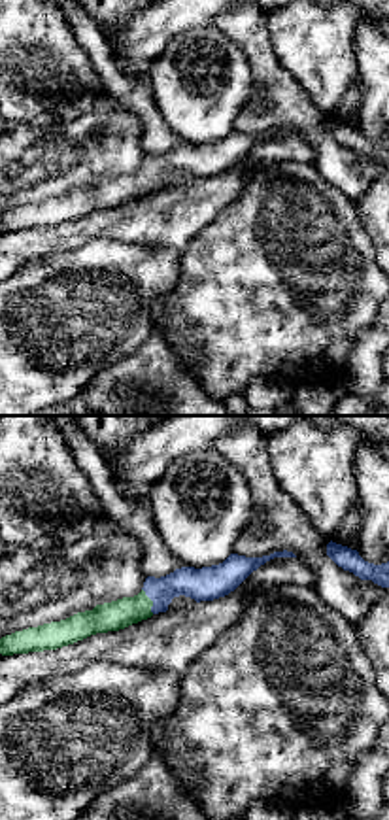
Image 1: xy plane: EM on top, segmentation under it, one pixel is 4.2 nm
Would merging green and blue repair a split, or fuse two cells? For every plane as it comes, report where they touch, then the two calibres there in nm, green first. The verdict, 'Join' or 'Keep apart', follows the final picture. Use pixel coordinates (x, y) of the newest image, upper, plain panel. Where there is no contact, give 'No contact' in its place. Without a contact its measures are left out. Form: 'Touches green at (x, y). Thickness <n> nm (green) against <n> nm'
Touches green at (152, 178). Thickness 130 nm (green) against 140 nm

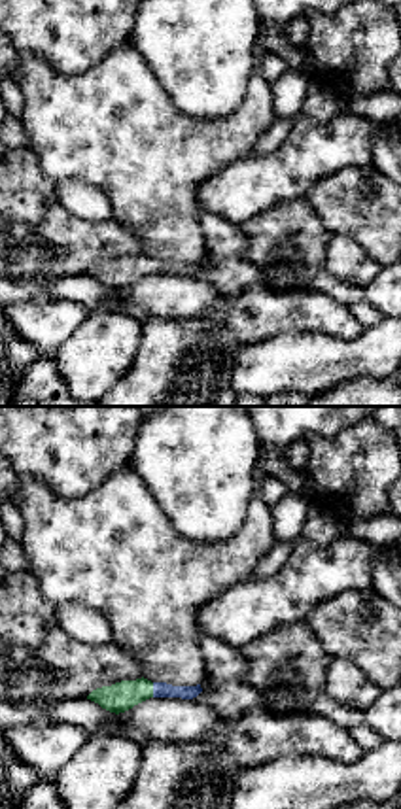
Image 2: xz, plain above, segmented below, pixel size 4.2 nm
Touches green at (152, 267). Thickness 130 nm (green) against 60 nm

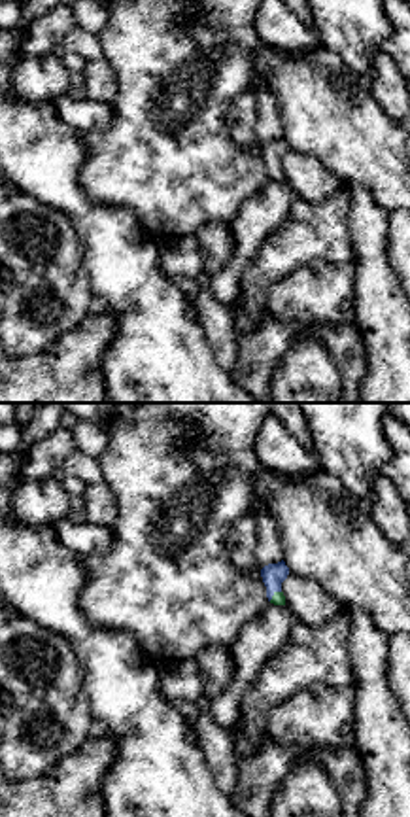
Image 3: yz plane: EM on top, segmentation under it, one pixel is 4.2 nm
Touches green at (274, 171). Thickness 60 nm (green) against 100 nm

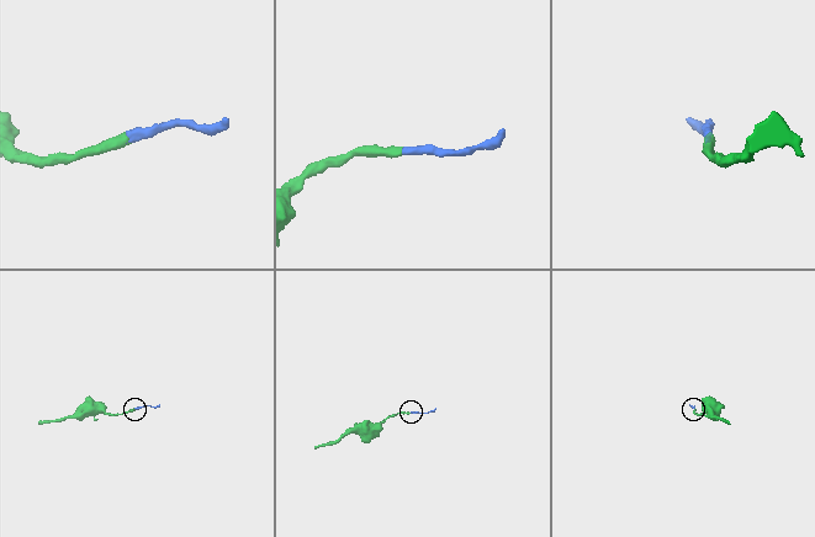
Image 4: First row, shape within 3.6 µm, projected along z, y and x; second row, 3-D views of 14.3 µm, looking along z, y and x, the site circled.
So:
Join

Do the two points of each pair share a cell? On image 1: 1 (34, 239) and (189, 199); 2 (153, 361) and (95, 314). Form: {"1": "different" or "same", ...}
{"1": "same", "2": "different"}

